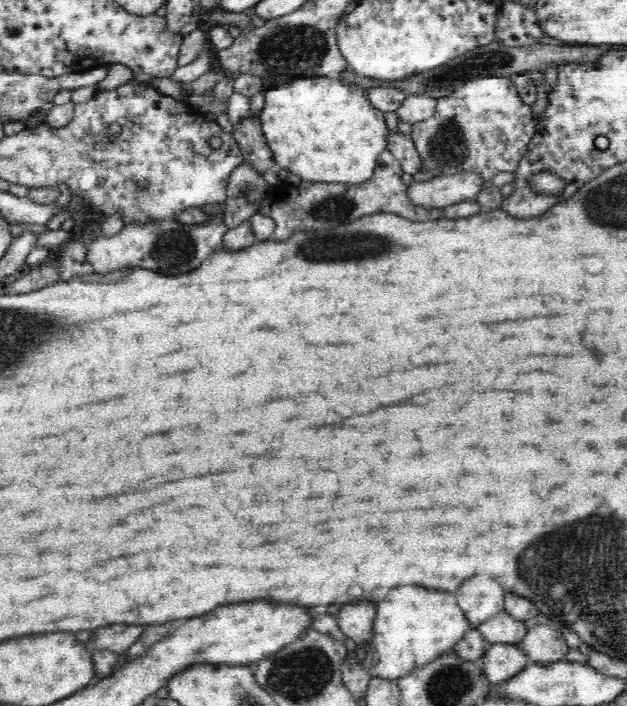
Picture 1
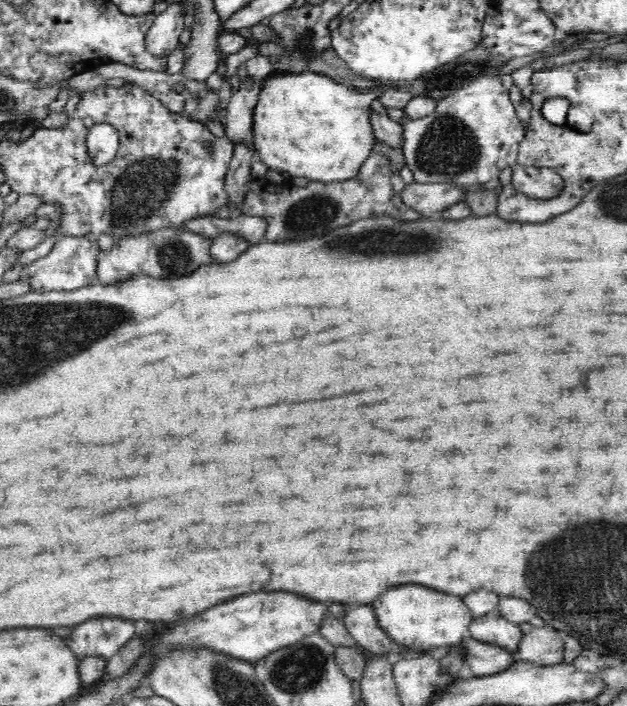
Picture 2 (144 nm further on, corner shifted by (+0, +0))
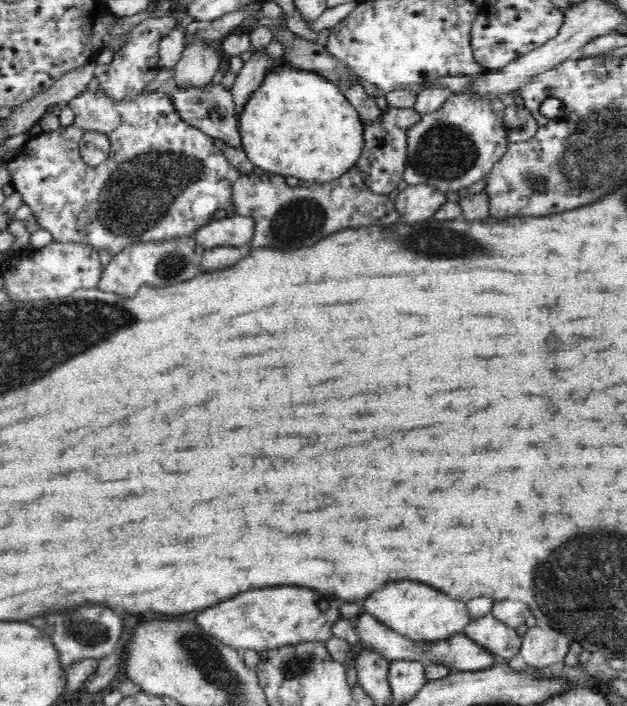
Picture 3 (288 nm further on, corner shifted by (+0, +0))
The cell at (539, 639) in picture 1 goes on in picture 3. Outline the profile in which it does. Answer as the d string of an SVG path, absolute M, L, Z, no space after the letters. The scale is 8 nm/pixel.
M534 626L522 638L520 656L526 660L528 668L544 670L548 666L560 664L566 660L572 640L564 634L548 628L548 626Z

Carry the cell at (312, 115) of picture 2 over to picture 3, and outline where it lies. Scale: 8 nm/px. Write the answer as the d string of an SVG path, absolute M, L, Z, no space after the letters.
M288 62L278 66L276 70L270 70L262 86L250 98L250 104L246 104L244 112L240 114L240 134L244 154L252 160L254 166L272 174L296 176L304 182L334 182L352 166L356 166L366 146L364 122L360 118L360 112L352 106L340 86L314 72L296 70Z

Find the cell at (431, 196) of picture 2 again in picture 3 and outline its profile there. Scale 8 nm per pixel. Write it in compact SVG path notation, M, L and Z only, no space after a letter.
M408 186L396 198L396 208L402 214L400 222L416 224L436 216L440 206L446 204L446 192L434 186Z

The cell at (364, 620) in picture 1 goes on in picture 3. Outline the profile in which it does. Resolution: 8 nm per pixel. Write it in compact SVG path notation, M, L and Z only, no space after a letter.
M362 610L358 614L358 618L354 620L354 626L356 626L356 632L358 632L360 644L364 644L364 648L368 648L368 650L384 656L390 662L410 660L410 662L424 662L426 666L430 666L430 664L442 664L442 666L448 666L448 668L452 668L456 672L482 672L482 670L494 668L496 664L502 662L488 648L484 648L484 646L476 644L474 640L466 638L466 634L456 634L452 640L446 640L446 642L414 642L410 638L402 638L400 634L396 634L388 626L380 624L376 620L376 616L370 614L370 612L366 612L366 610Z

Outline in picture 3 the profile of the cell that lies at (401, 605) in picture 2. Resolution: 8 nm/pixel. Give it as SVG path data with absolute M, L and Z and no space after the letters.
M388 582L376 594L370 594L364 602L364 610L374 614L376 620L402 638L410 638L414 642L446 642L456 634L466 634L466 626L472 622L468 612L468 604L464 600L454 600L426 584L420 582Z

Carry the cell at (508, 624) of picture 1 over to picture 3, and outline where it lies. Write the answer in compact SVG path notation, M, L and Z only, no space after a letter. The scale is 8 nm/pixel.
M494 614L476 618L466 626L466 638L488 648L500 660L512 660L522 650L522 638L510 626L498 622Z

